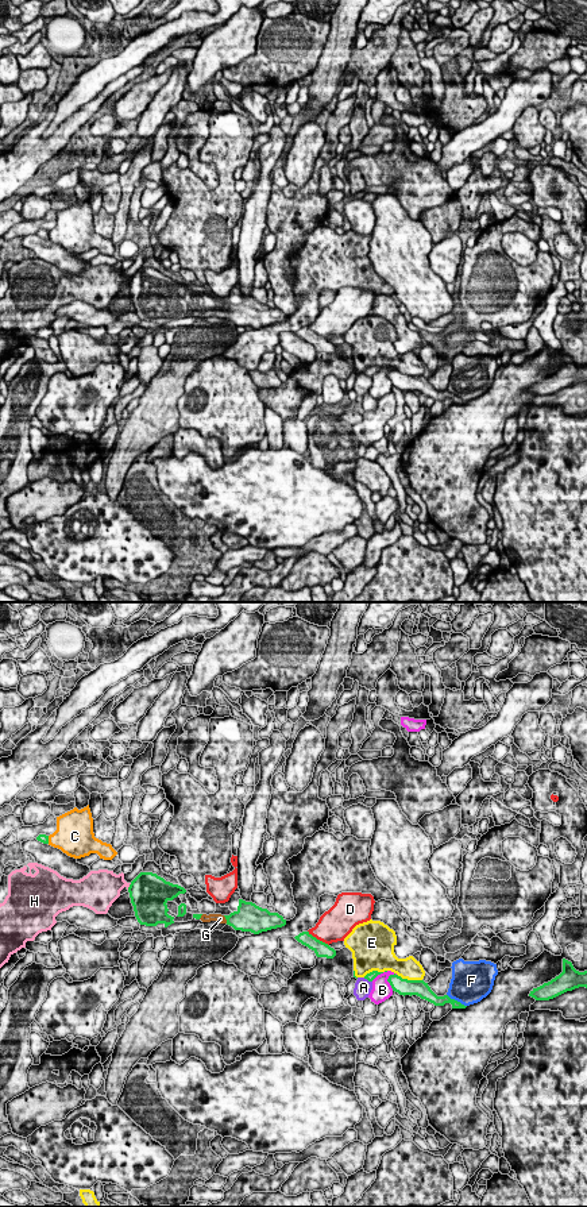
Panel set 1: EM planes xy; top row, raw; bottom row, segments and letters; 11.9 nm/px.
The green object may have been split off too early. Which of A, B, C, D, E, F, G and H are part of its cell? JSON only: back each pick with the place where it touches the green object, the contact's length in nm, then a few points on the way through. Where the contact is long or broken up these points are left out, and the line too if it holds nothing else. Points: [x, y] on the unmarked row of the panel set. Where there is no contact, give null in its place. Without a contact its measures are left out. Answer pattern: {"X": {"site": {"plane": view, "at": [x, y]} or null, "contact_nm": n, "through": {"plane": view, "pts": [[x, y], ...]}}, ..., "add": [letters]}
{"G": {"site": {"plane": "xy", "at": [226, 313]}, "contact_nm": 110}, "add": ["G"]}

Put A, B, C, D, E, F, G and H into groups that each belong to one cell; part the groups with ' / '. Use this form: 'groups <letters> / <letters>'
groups A / B / C / D / E / F / G / H

